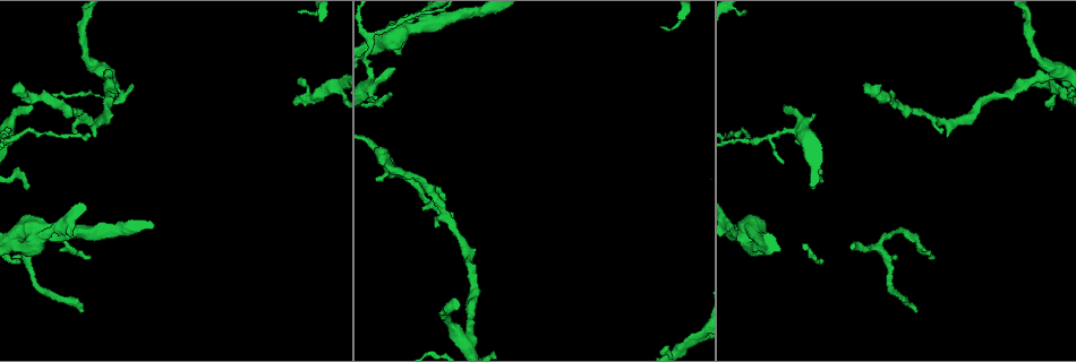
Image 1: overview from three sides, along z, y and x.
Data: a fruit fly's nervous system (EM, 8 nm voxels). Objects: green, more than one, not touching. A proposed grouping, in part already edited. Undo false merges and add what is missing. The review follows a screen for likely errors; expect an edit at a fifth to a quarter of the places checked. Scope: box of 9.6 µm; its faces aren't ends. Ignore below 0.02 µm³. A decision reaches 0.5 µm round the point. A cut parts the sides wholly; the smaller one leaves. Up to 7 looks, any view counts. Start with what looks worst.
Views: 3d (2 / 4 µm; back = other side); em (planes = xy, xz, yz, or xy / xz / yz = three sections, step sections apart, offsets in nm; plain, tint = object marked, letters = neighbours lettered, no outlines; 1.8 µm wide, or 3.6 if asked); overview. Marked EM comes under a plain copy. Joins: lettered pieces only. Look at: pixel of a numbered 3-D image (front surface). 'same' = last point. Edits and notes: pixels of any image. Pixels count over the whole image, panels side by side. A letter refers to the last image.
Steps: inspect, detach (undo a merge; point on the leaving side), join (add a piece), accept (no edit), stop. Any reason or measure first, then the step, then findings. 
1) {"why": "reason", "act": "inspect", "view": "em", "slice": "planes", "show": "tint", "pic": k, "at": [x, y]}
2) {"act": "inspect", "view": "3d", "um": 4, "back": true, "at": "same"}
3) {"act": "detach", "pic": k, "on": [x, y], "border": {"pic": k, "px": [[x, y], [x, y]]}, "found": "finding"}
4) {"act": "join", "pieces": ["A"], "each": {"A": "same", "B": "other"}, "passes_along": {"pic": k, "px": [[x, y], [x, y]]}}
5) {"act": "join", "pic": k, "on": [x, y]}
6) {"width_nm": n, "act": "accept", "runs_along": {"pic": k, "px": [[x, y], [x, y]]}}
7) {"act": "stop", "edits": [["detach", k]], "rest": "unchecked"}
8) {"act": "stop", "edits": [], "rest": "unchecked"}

{"why": "branch stops here", "act": "inspect", "view": "3d", "um": 2, "pic": 1, "at": [785, 105]}

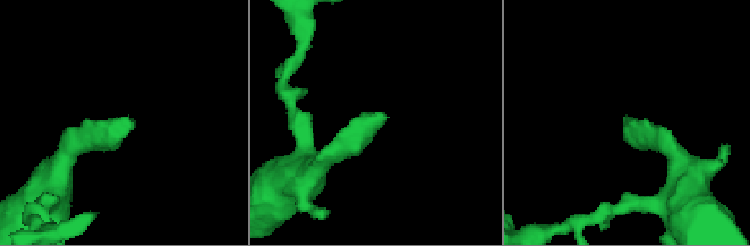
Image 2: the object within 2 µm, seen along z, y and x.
{"why": "now the EM", "act": "inspect", "view": "em", "slice": "yz", "step": 4, "show": "tint", "pic": 2, "at": [132, 121]}

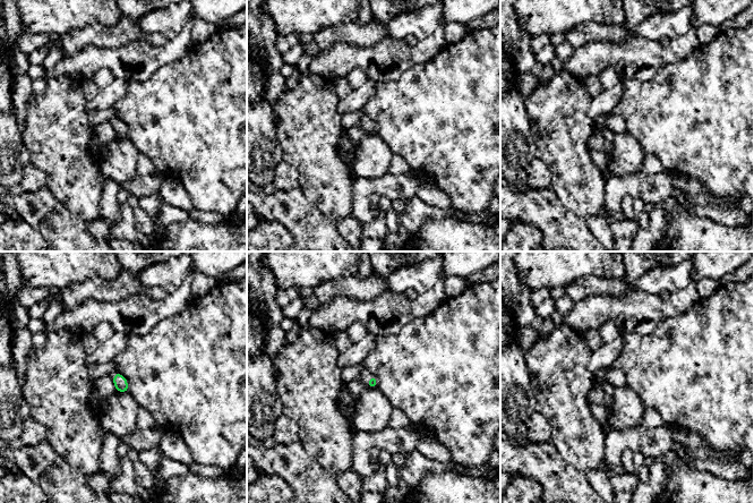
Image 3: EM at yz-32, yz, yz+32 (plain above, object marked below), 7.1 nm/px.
{"act": "inspect", "view": "em", "slice": "planes", "show": "letters", "at": "same"}

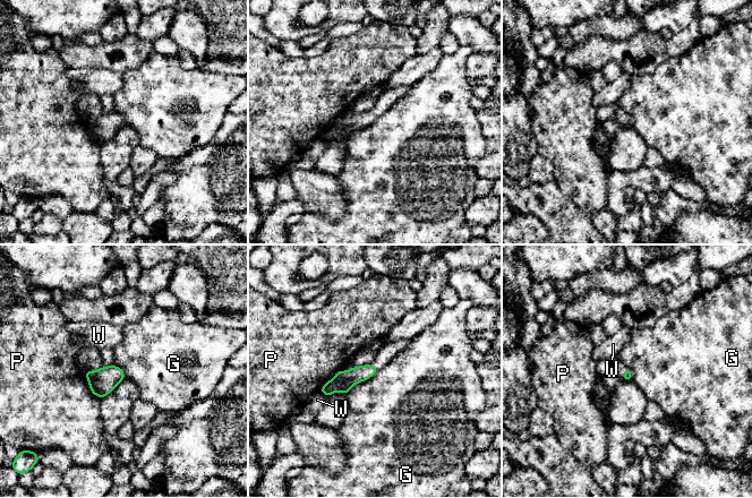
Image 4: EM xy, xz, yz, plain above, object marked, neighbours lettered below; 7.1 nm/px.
{"act": "accept", "each": {"G": "other", "P": "other", "W": "other"}, "border": {"pic": 4, "px": [[378, 370], [356, 383], [345, 395]]}, "found": "none of them fits"}

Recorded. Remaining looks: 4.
{"why": "arms part here", "act": "inspect", "view": "3d", "um": 4, "pic": 1, "at": [42, 233]}

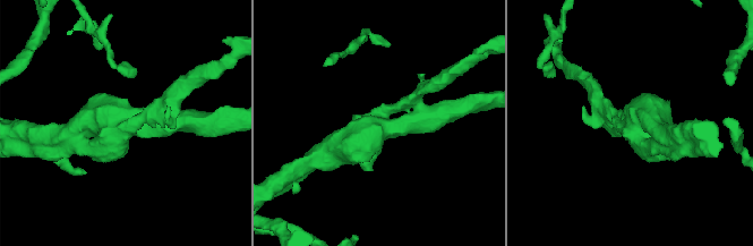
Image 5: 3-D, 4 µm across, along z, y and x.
{"why": "shape alone is not enough", "act": "inspect", "view": "em", "slice": "xy", "step": 8, "show": "tint", "pic": 5, "at": [636, 119]}

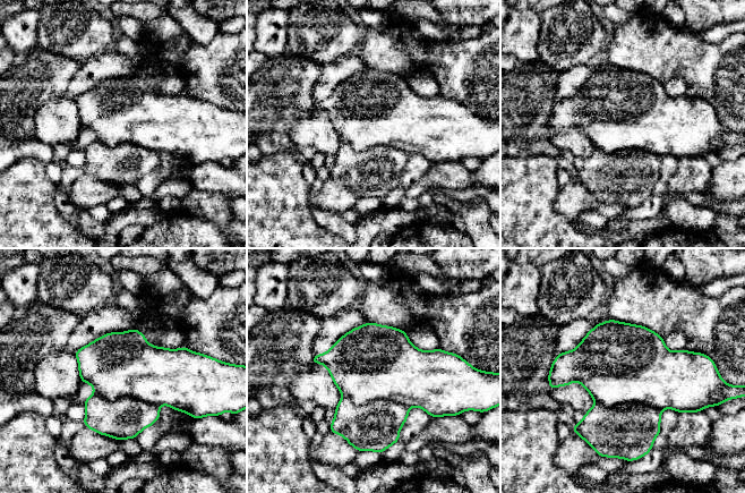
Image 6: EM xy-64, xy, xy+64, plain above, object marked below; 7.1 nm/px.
{"why": "another direction", "act": "inspect", "view": "em", "slice": "planes", "show": "letters", "at": "same"}

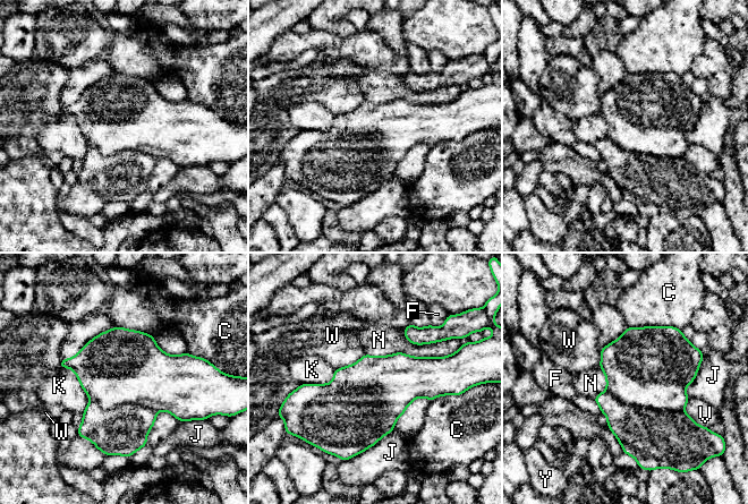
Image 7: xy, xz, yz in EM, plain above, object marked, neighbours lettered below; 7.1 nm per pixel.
{"longest_contact_nm": ["N", 600], "act": "detach", "pic": 7, "on": [656, 440], "each": {"C": "other", "F": "other", "J": "other", "K": "other", "N": "other", "V": "other", "W": "other", "Y": "other"}, "border": {"pic": 7, "px": [[606, 389], [643, 409], [682, 411]]}, "found": "two neurons meet here"}

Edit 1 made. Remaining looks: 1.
{"act": "stop", "edits": [["detach", 7]], "rest": "unchecked"}

